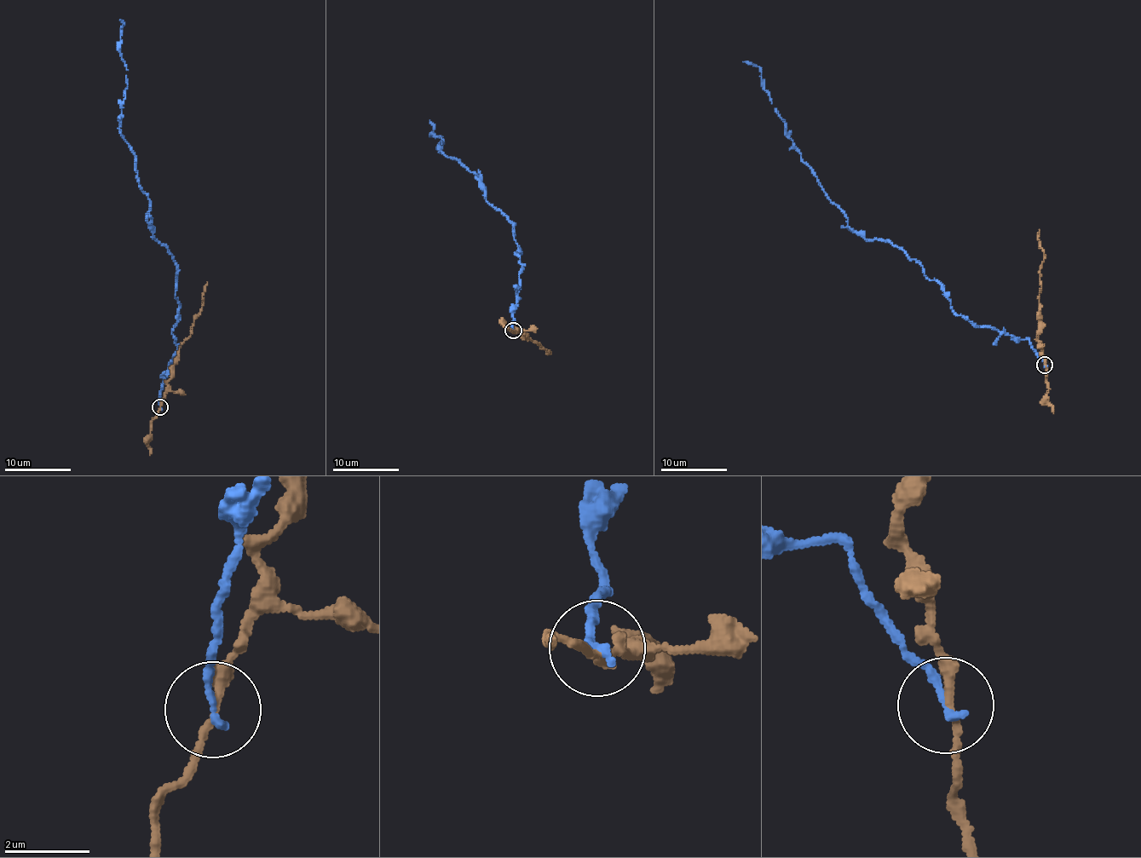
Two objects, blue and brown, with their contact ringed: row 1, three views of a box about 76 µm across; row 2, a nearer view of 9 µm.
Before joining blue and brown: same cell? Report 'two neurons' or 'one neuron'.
two neurons

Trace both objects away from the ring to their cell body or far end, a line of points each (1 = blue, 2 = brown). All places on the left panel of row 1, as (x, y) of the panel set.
1: (160, 406), (177, 349), (176, 262), (153, 238), (149, 199), (119, 129), (128, 81), (120, 20)
2: (160, 406), (179, 346), (190, 335), (193, 317), (202, 308), (202, 293), (207, 282)

